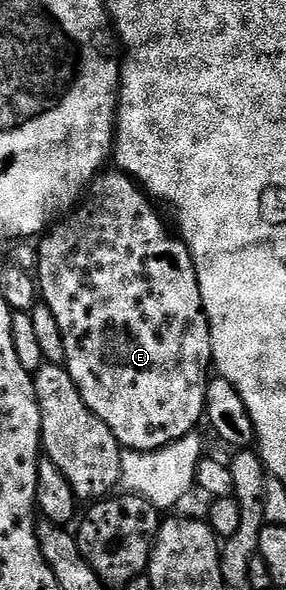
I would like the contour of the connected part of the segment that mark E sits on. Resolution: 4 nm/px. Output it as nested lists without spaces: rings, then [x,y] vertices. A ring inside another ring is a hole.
[[[122,171],[107,172],[100,172],[99,176],[92,181],[91,188],[87,190],[78,207],[70,210],[62,220],[52,224],[42,234],[37,245],[39,255],[38,292],[41,294],[42,304],[47,305],[49,310],[53,311],[53,316],[57,318],[57,327],[61,327],[61,339],[65,339],[66,371],[73,379],[77,391],[81,391],[81,399],[85,399],[89,408],[111,428],[113,435],[124,450],[160,449],[181,439],[186,433],[196,432],[195,424],[204,420],[207,407],[207,383],[213,369],[211,332],[207,322],[207,312],[201,299],[197,271],[191,258],[191,252],[187,250],[186,241],[180,239],[176,234],[175,238],[167,230],[166,223],[159,218],[158,211],[151,206],[152,198],[126,173]]]

